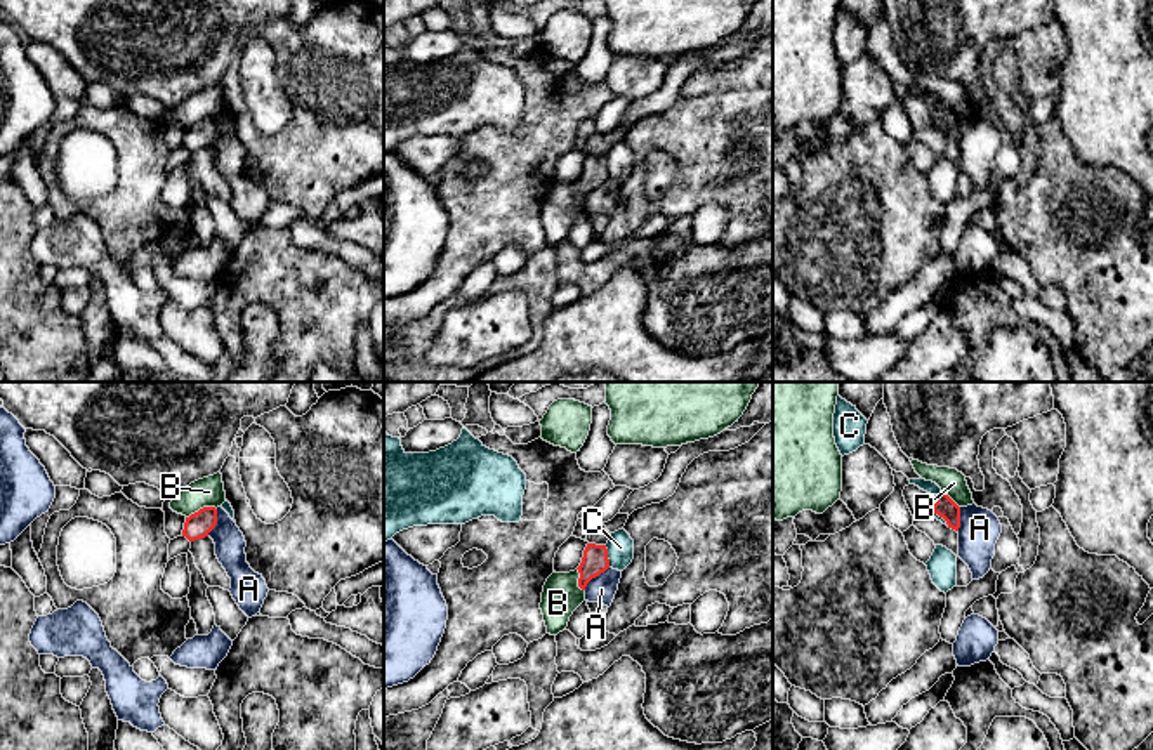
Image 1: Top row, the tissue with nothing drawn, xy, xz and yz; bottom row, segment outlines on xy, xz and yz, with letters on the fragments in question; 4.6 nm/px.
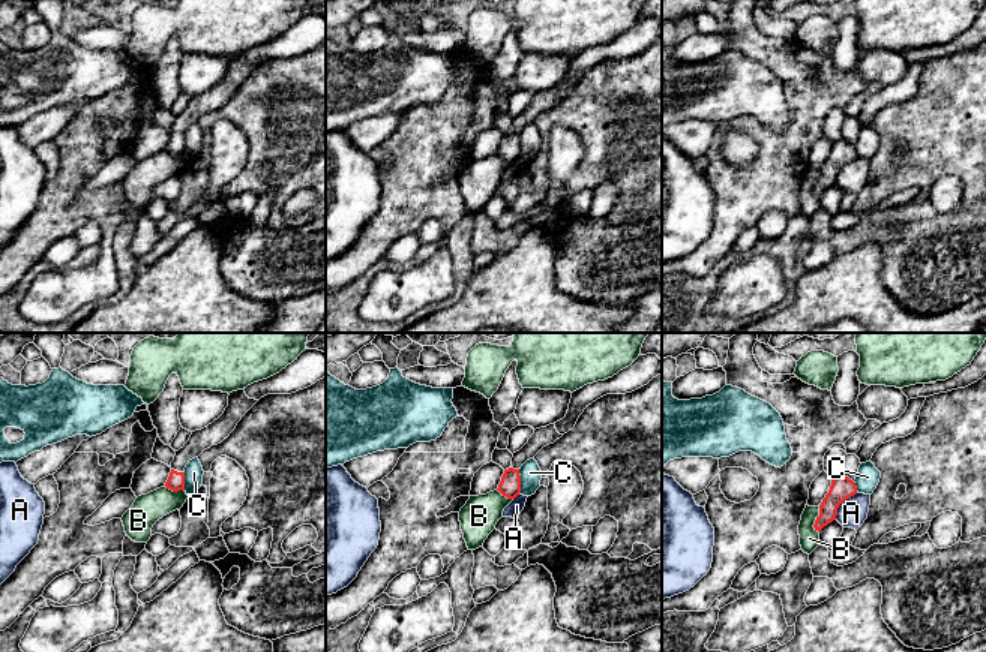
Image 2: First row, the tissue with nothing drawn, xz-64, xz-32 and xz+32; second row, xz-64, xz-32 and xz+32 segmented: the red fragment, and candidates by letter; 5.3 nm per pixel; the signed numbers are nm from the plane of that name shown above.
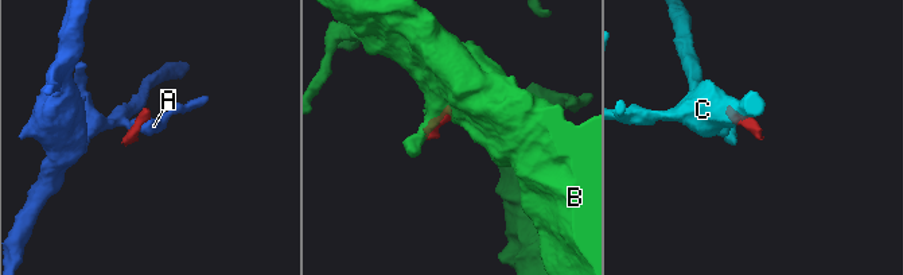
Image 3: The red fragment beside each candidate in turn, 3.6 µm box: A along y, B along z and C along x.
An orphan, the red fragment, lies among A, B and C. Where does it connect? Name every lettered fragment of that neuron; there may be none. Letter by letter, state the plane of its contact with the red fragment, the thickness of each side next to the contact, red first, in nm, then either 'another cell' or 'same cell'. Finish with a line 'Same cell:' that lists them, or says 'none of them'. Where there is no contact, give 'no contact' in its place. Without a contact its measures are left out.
A: xz | 120/130 nm | another cell
B: xy | 120/140 nm | another cell
C: xz | 120/130 nm | another cell
Same cell: none of them

